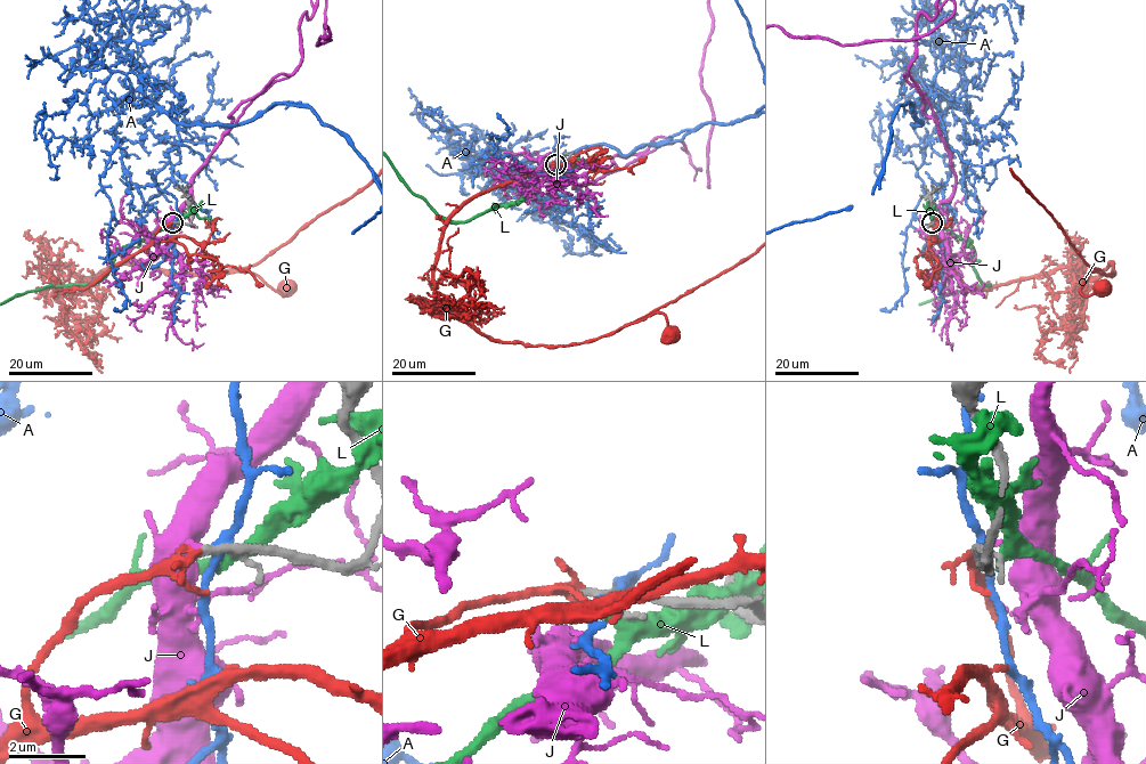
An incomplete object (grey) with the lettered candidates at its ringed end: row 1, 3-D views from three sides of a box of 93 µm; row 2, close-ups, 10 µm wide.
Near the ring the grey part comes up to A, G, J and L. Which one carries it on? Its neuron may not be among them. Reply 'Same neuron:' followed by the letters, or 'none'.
Same neuron: G

